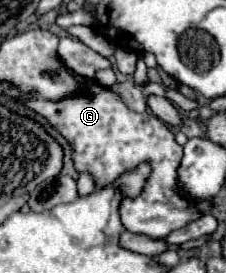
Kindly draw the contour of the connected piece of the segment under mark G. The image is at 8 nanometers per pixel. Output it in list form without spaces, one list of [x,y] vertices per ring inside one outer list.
[[[59,59],[59,63],[69,71],[69,75],[73,75],[73,79],[85,85],[85,91],[65,95],[65,99],[59,101],[43,101],[29,93],[21,95],[19,101],[31,111],[43,115],[49,125],[65,137],[65,141],[73,149],[73,163],[77,173],[89,173],[95,179],[97,189],[109,187],[109,183],[115,183],[125,171],[133,171],[137,163],[149,163],[151,173],[145,181],[145,191],[141,191],[137,199],[129,199],[127,195],[123,195],[121,199],[119,215],[123,227],[131,233],[161,239],[171,231],[185,227],[185,223],[191,223],[193,219],[205,215],[199,203],[193,203],[177,189],[177,169],[181,165],[183,147],[173,139],[173,131],[167,127],[167,123],[161,123],[161,119],[151,113],[131,111],[109,87],[75,73],[71,67],[65,65],[63,59]]]

